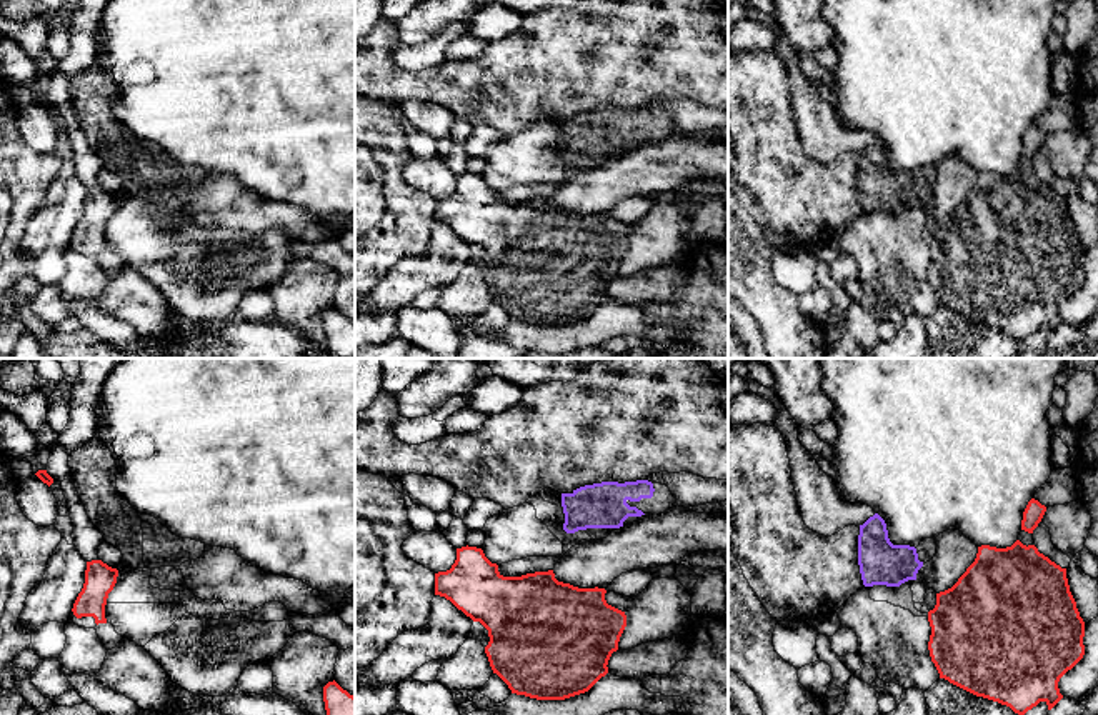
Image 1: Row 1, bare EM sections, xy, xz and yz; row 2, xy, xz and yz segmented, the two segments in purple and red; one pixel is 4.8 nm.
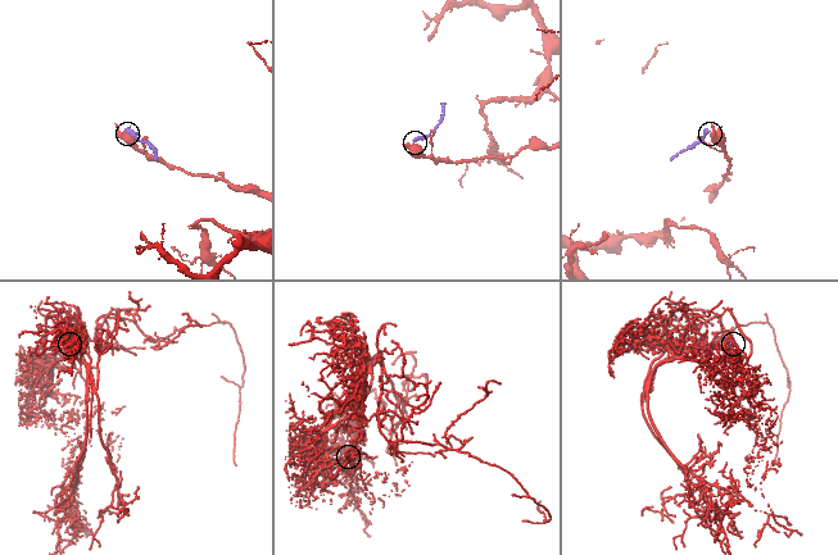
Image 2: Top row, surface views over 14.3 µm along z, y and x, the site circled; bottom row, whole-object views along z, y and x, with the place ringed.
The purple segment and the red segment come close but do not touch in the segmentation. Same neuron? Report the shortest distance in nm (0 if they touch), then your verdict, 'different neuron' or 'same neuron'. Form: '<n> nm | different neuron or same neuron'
130 nm | different neuron

